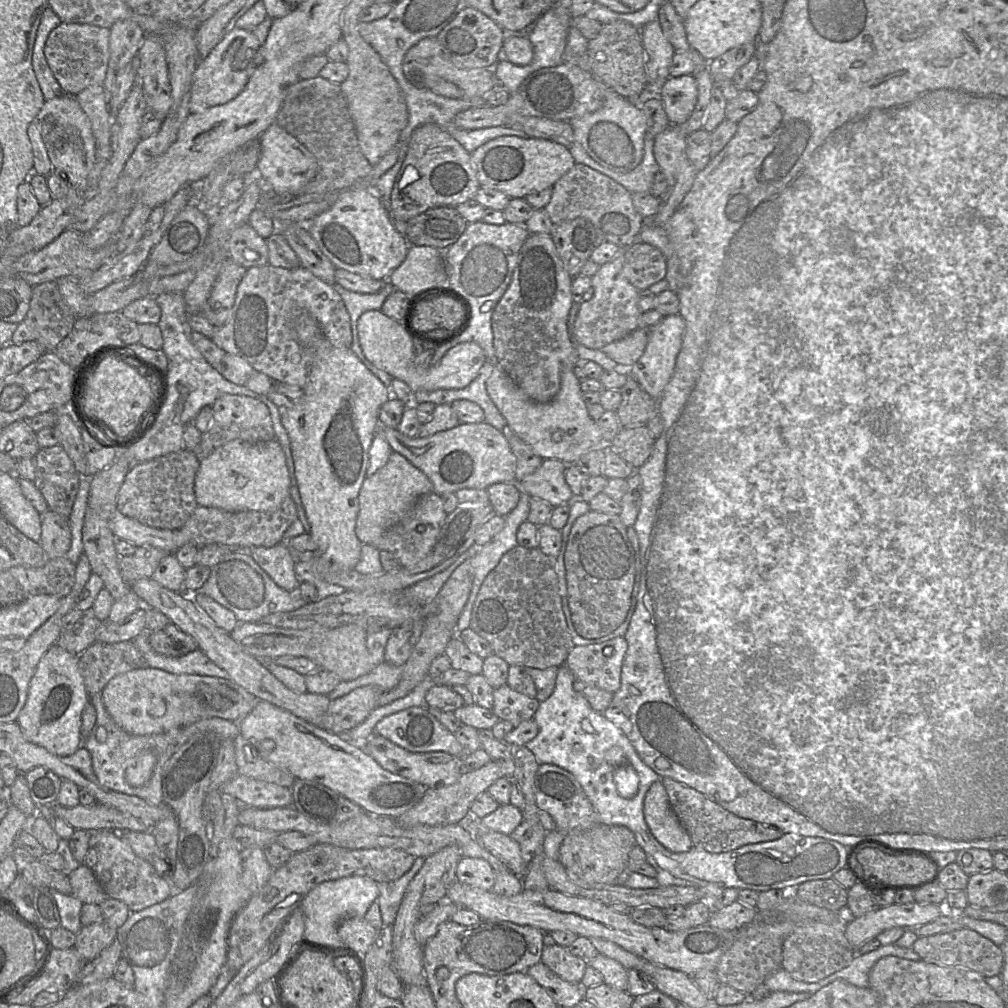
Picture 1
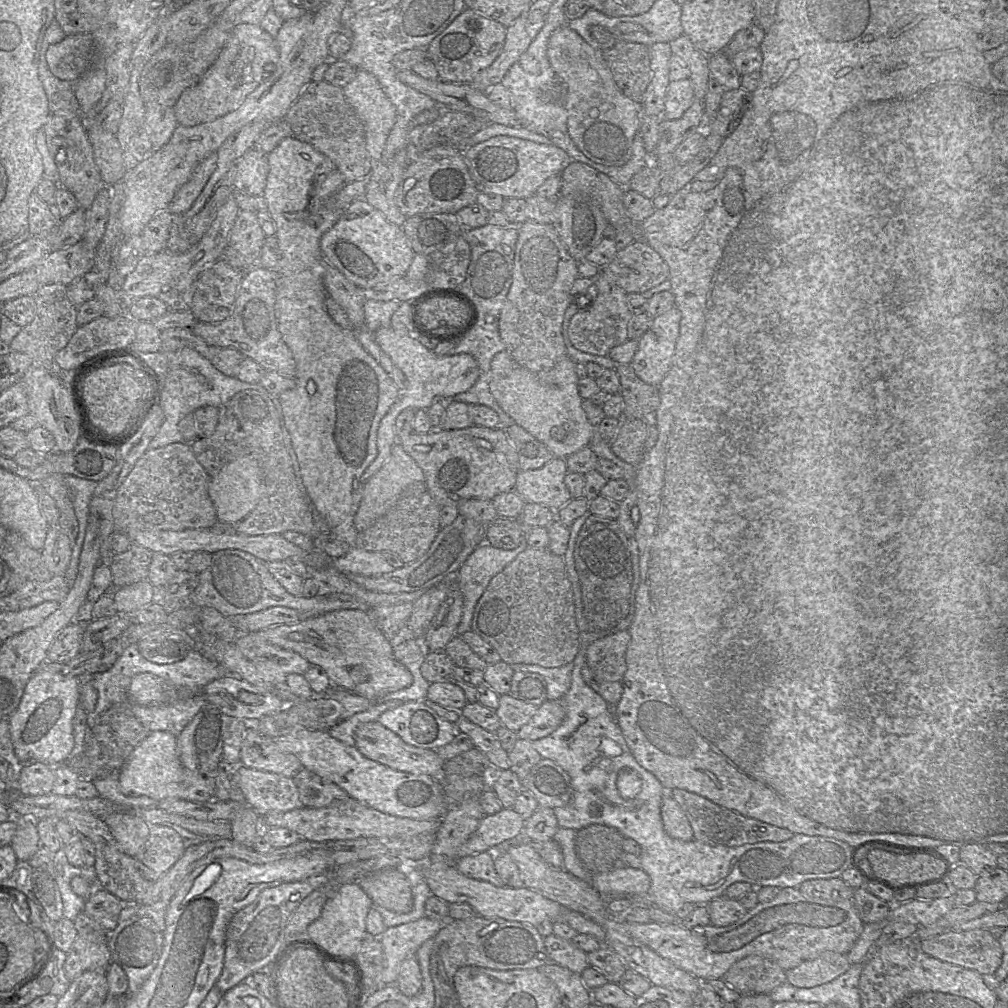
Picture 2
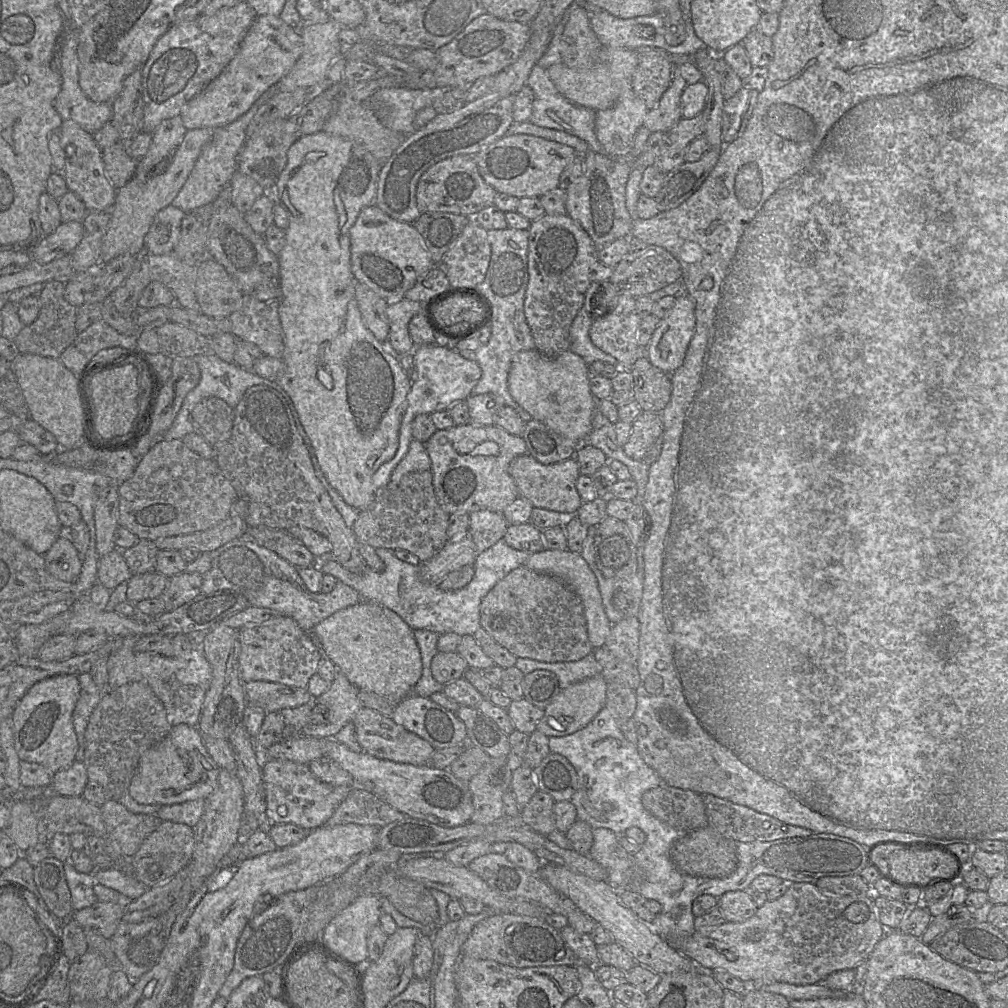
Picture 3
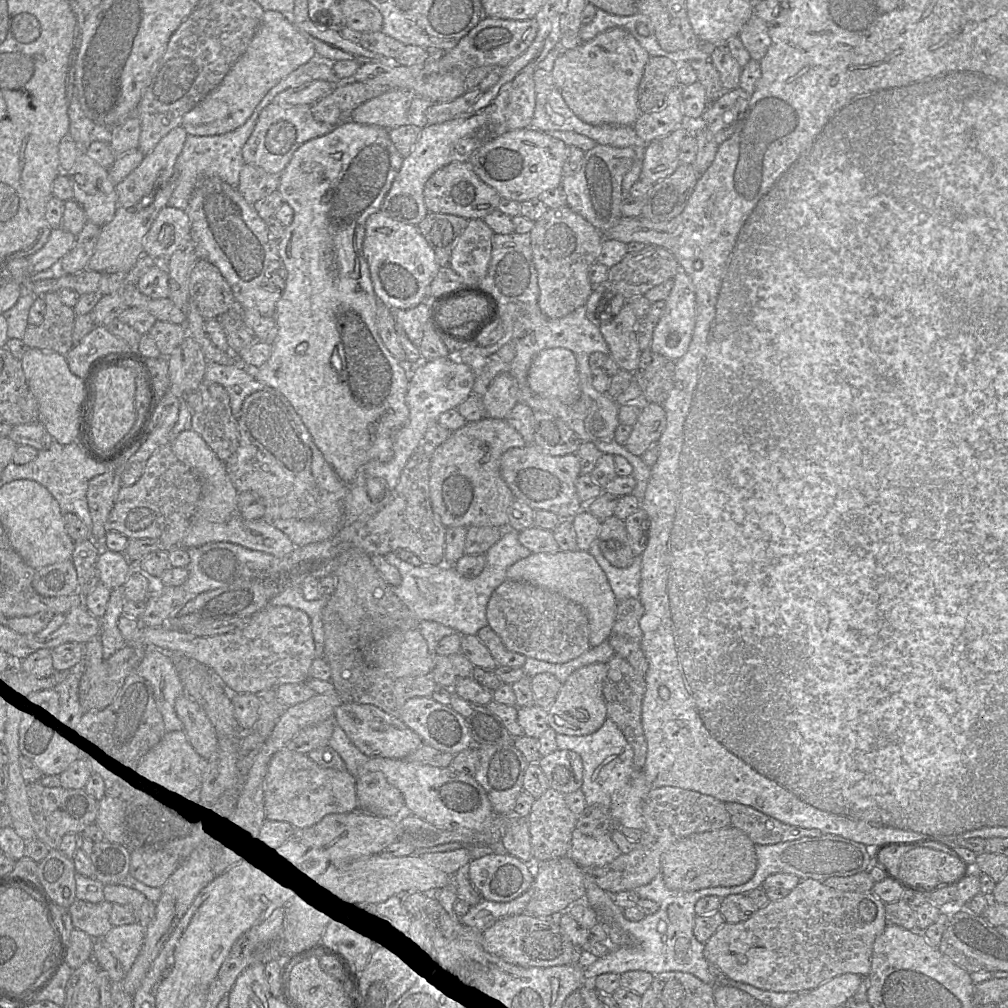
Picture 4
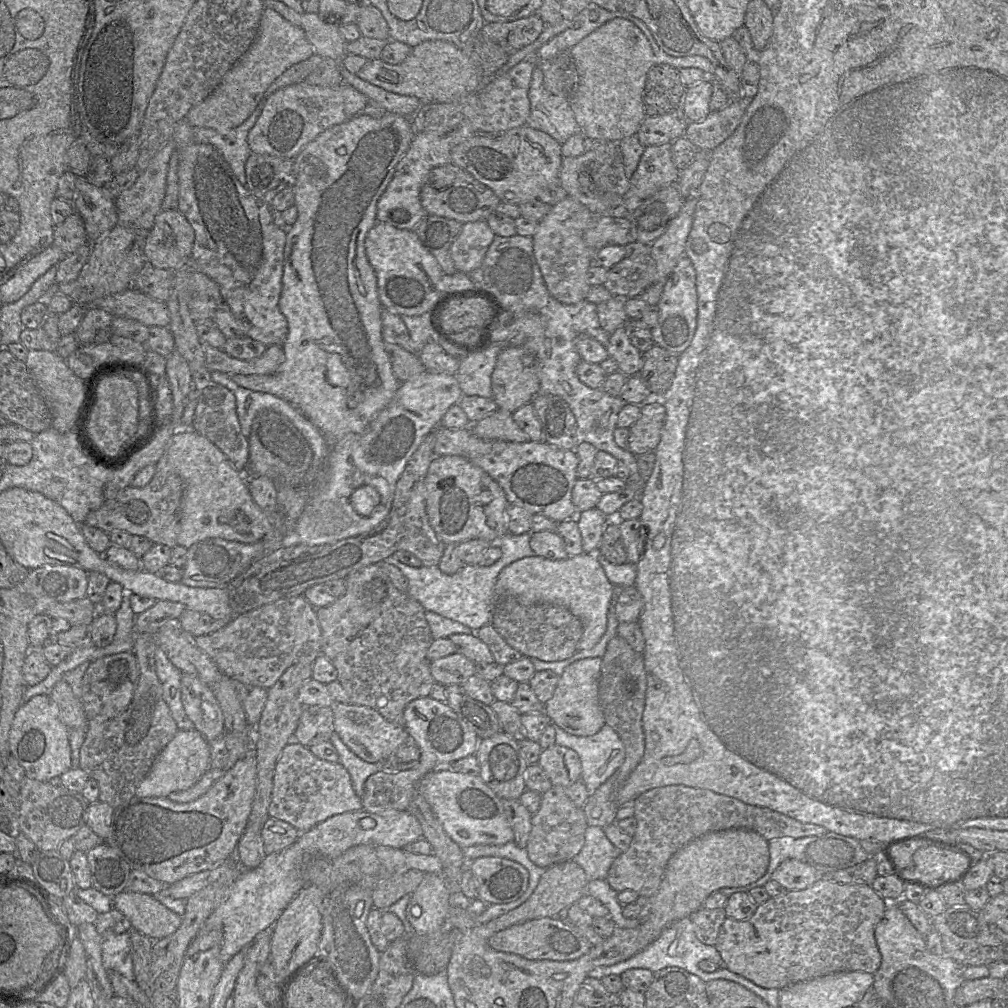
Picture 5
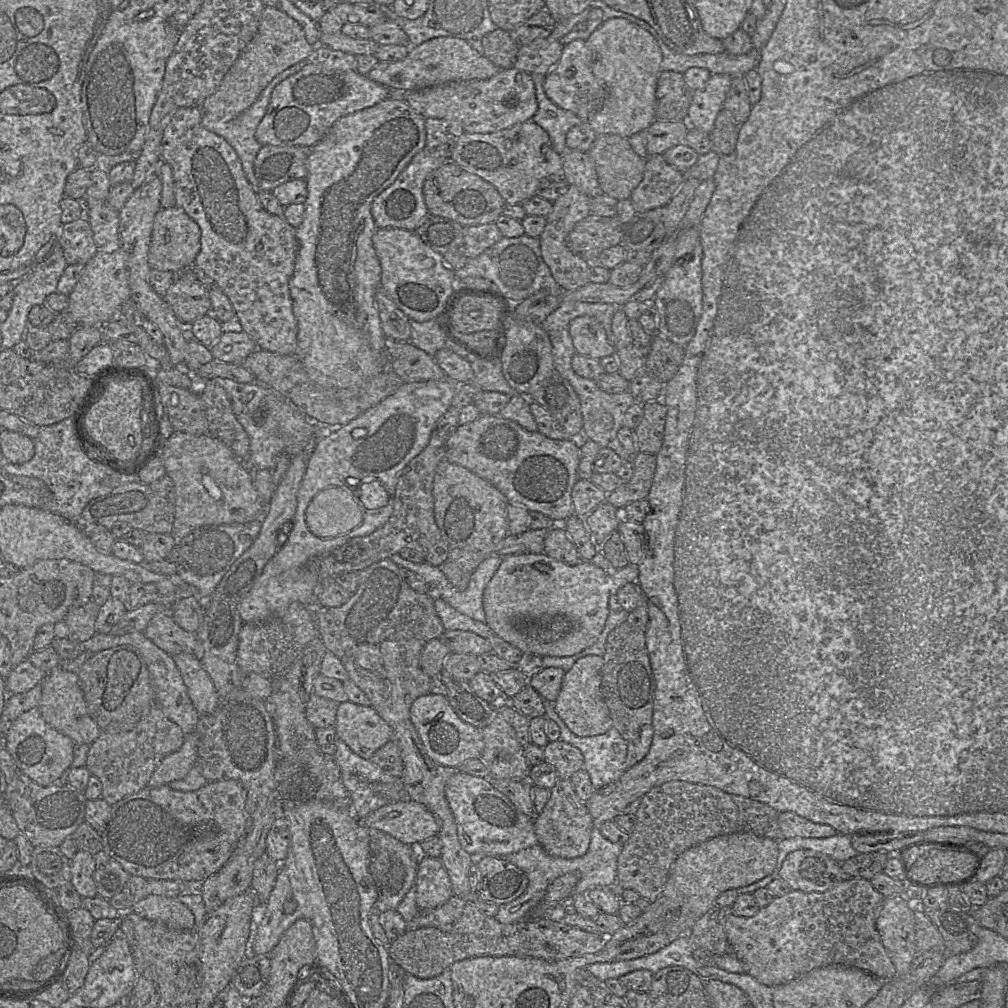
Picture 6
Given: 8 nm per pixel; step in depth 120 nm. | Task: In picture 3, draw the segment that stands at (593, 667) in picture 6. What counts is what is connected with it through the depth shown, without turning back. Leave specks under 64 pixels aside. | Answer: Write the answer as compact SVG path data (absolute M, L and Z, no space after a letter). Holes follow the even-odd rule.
M596 674L562 690L543 710L543 716L536 730L548 737L557 737L566 736L584 728L605 706L607 684L601 674Z

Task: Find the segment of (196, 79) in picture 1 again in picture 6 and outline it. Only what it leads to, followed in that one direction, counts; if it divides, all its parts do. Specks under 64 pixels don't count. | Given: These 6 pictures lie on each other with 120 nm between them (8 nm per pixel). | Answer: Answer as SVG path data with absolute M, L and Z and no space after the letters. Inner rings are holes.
M265 6L259 27L238 59L226 73L220 86L200 107L221 121L230 121L246 111L272 79L287 68L307 61L314 47L308 43L303 27L278 7Z

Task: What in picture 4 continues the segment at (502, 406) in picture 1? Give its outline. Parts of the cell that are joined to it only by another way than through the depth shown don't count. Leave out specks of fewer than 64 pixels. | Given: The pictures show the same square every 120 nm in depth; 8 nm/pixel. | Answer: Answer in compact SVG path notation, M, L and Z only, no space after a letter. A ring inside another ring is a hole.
M565 348L541 350L532 360L527 383L542 397L575 403L580 396L580 378L574 354Z

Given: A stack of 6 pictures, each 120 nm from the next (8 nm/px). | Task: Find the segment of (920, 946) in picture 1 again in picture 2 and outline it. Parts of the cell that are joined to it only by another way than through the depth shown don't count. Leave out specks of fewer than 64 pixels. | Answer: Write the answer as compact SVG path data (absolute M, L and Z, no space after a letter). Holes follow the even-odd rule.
M989 930L947 932L923 940L921 950L940 961L992 975L1002 964L1003 950Z

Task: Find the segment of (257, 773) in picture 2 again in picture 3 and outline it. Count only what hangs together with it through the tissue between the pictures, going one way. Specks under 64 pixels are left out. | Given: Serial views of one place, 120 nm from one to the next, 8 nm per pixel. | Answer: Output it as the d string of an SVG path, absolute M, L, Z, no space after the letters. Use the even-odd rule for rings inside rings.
M271 759L261 767L265 818L269 824L295 824L306 831L326 824L337 806L353 787L333 786L316 778L309 764L300 764L287 759Z

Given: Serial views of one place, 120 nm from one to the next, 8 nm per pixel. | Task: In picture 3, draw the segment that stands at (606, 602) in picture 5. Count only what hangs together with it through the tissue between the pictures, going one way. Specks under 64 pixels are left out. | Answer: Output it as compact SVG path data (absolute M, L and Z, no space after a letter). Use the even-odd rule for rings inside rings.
M542 550L531 554L525 562L525 566L533 571L551 574L561 579L579 596L583 603L587 621L589 642L594 649L602 647L611 632L613 624L605 613L597 578L581 554L570 550Z

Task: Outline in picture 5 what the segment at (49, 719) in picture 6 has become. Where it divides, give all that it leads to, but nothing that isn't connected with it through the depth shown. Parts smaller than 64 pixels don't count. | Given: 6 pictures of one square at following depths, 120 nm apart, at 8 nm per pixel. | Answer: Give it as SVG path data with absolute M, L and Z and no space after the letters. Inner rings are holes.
M61 679L53 687L50 697L56 704L59 719L69 729L87 729L88 718L80 698L76 697L69 684Z

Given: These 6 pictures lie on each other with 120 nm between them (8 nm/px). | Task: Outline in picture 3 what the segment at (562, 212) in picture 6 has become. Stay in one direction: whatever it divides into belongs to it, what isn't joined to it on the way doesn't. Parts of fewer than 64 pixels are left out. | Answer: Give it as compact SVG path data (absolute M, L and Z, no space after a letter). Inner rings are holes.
M566 213L543 214L532 221L528 231L528 285L524 314L535 350L555 358L569 349L569 327L580 310L590 284L589 267L597 262L597 247L581 226Z

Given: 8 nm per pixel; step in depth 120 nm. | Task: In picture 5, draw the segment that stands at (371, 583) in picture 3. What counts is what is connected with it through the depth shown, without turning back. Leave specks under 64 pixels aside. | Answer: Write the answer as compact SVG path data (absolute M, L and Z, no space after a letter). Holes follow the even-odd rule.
M509 532L490 543L502 550L501 558L490 566L464 565L452 575L443 573L438 565L412 567L402 563L395 555L389 556L386 561L397 566L407 577L408 596L416 599L426 611L433 611L443 617L460 622L474 631L490 624L496 604L494 586L501 570L509 564L523 558L536 555L530 547L532 532L522 535L513 535Z

